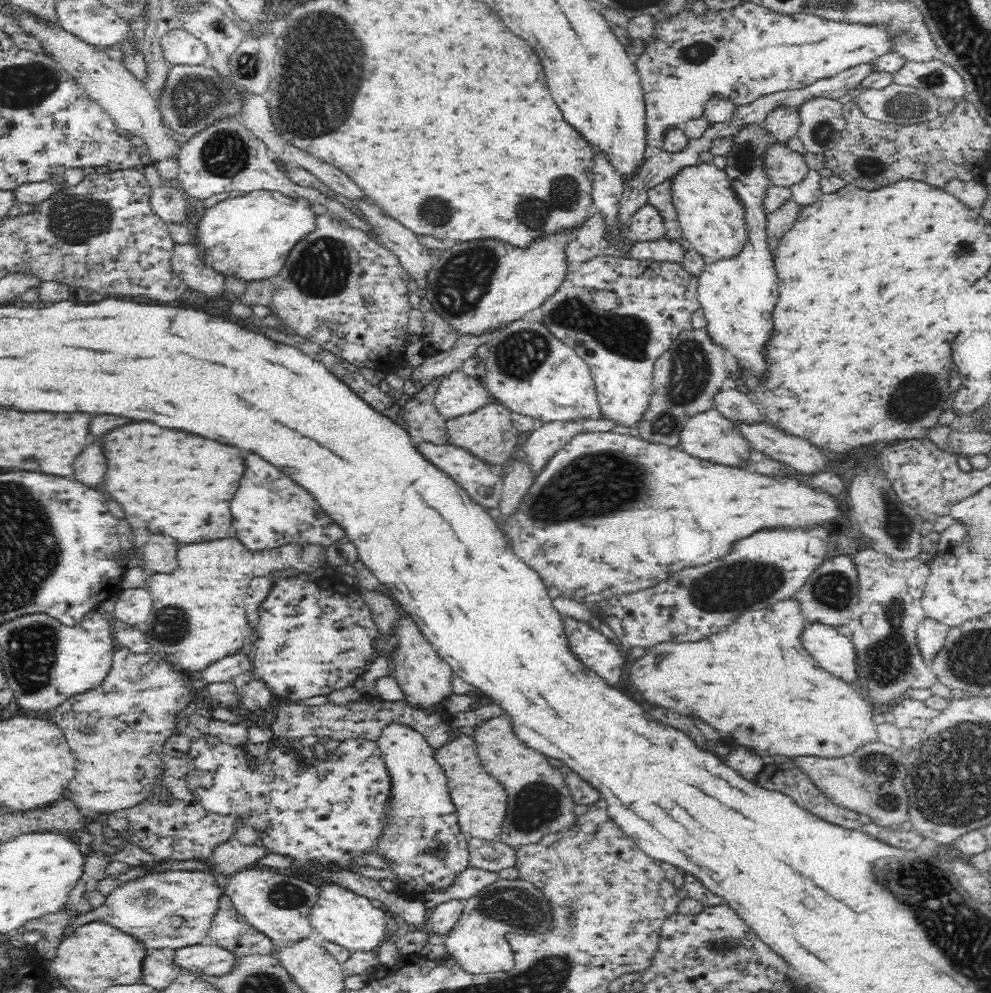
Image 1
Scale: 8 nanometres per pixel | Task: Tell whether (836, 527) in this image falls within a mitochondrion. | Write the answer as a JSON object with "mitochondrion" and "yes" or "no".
{"mitochondrion":"no"}

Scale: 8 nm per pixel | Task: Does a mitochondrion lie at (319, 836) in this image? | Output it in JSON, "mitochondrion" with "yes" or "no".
{"mitochondrion":"no"}

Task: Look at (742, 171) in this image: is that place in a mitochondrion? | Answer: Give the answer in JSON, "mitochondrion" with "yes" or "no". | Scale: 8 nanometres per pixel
{"mitochondrion":"yes"}

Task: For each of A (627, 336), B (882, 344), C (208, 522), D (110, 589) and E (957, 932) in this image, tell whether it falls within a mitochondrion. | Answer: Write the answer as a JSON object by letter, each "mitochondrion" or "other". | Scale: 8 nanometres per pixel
{"A":"mitochondrion","B":"other","C":"mitochondrion","D":"other","E":"mitochondrion"}

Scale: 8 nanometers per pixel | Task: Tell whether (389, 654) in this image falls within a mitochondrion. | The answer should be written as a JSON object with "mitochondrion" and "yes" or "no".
{"mitochondrion":"no"}

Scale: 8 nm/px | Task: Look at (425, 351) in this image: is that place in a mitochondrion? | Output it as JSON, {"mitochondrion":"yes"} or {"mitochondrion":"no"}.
{"mitochondrion":"no"}

